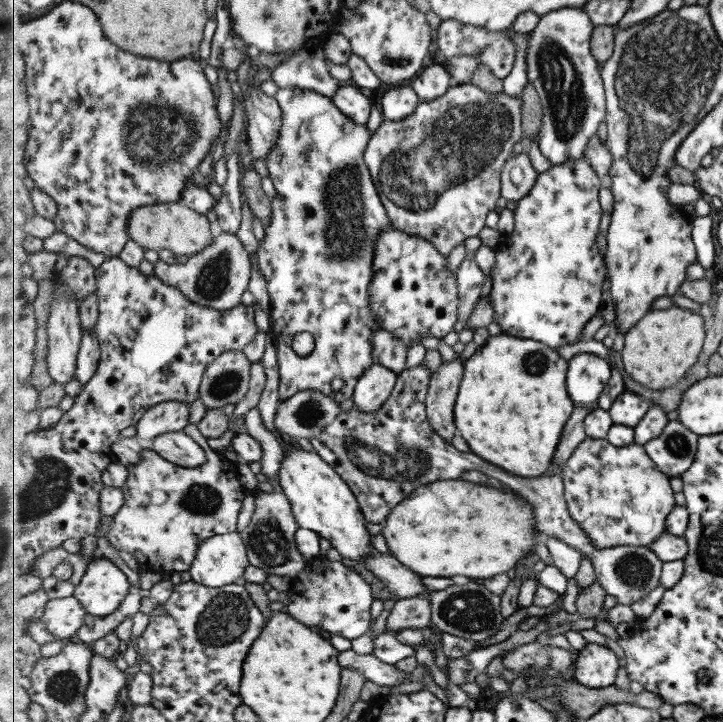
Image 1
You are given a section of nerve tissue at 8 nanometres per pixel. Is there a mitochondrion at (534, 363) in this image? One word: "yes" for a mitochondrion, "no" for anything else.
yes

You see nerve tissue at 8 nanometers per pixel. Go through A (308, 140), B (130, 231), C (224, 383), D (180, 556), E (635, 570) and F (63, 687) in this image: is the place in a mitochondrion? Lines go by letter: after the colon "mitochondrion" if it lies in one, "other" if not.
A: other
B: other
C: mitochondrion
D: other
E: mitochondrion
F: mitochondrion

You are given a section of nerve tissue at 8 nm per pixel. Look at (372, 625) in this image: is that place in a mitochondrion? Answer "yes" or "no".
no

